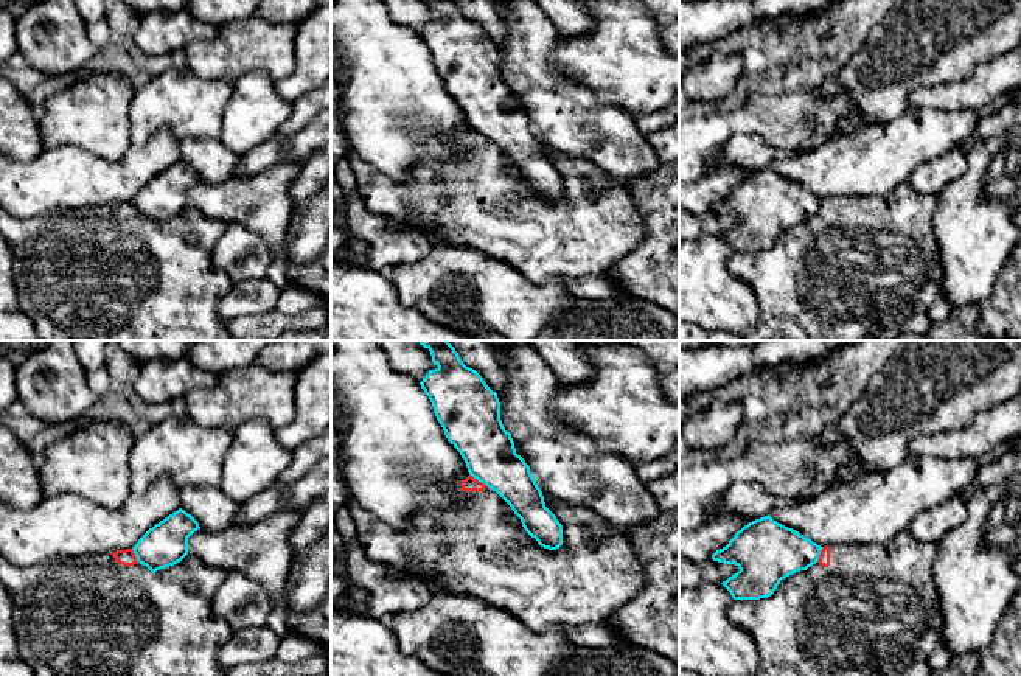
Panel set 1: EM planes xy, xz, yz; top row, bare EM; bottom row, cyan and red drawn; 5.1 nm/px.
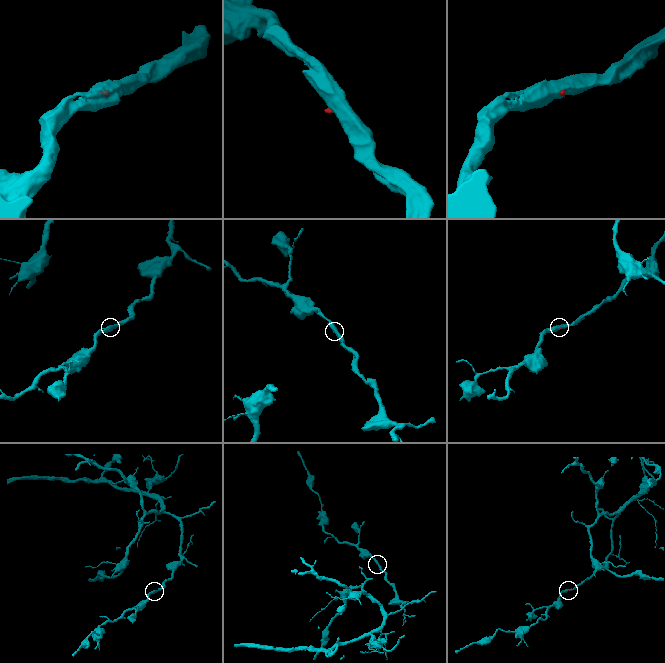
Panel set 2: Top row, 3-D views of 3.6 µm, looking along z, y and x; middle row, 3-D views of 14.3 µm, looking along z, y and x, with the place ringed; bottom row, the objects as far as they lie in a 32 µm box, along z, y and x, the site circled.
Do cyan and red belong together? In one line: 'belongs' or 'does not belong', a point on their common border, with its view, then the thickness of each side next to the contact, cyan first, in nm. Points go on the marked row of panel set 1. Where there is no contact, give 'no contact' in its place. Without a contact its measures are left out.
does not belong | xz (479, 480) | 280/80 nm

